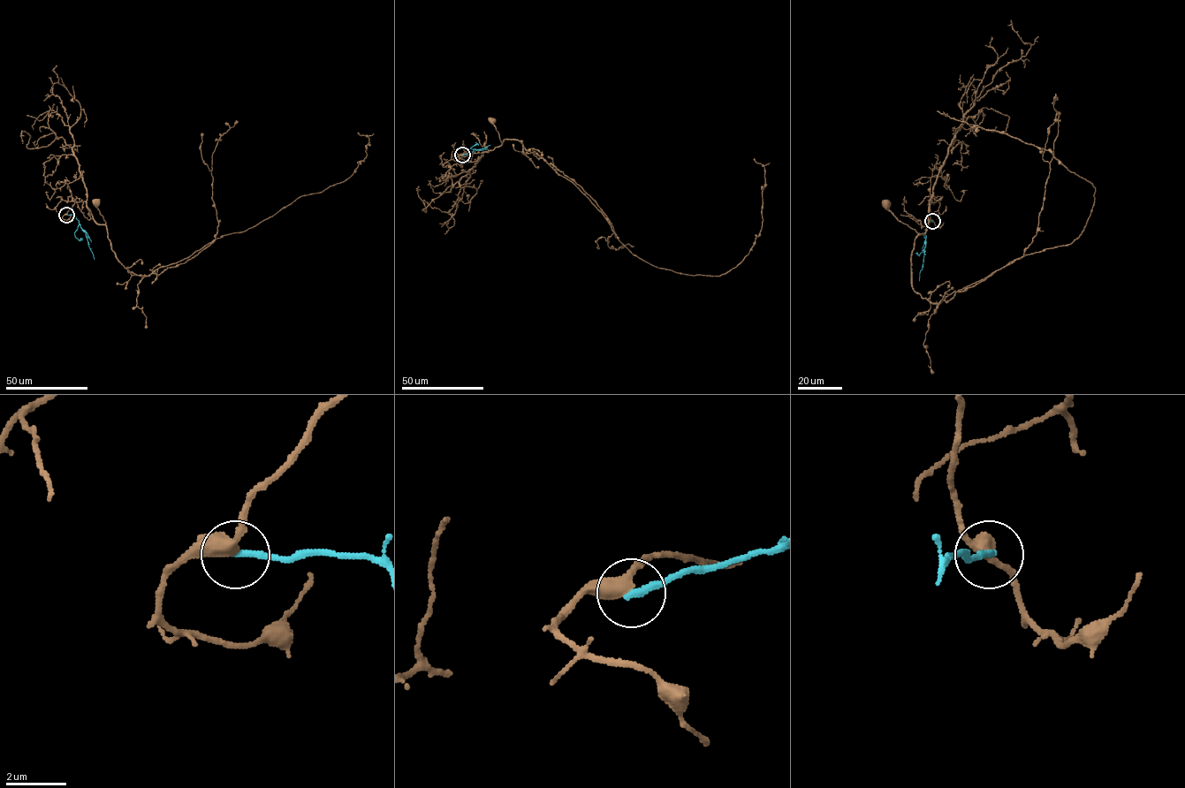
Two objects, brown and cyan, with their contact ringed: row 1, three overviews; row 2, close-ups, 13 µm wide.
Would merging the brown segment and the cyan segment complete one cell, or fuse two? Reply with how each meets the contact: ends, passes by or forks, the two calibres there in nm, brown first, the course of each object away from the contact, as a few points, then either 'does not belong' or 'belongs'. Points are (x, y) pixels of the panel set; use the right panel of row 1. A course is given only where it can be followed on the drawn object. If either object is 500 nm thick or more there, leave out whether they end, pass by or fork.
brown passes by; cyan ends there; 400 nm thick on the brown side, 240 nm on the other; brown runs (932, 221), (930, 203), (926, 231), (919, 233), (900, 223), (888, 208), (888, 201), (885, 202); cyan runs (932, 221), (925, 230), (919, 280); does not belong

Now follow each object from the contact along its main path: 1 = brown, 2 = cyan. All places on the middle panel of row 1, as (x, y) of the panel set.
1: (462, 155), (487, 152), (501, 145), (492, 120)
2: (462, 155), (490, 145)

